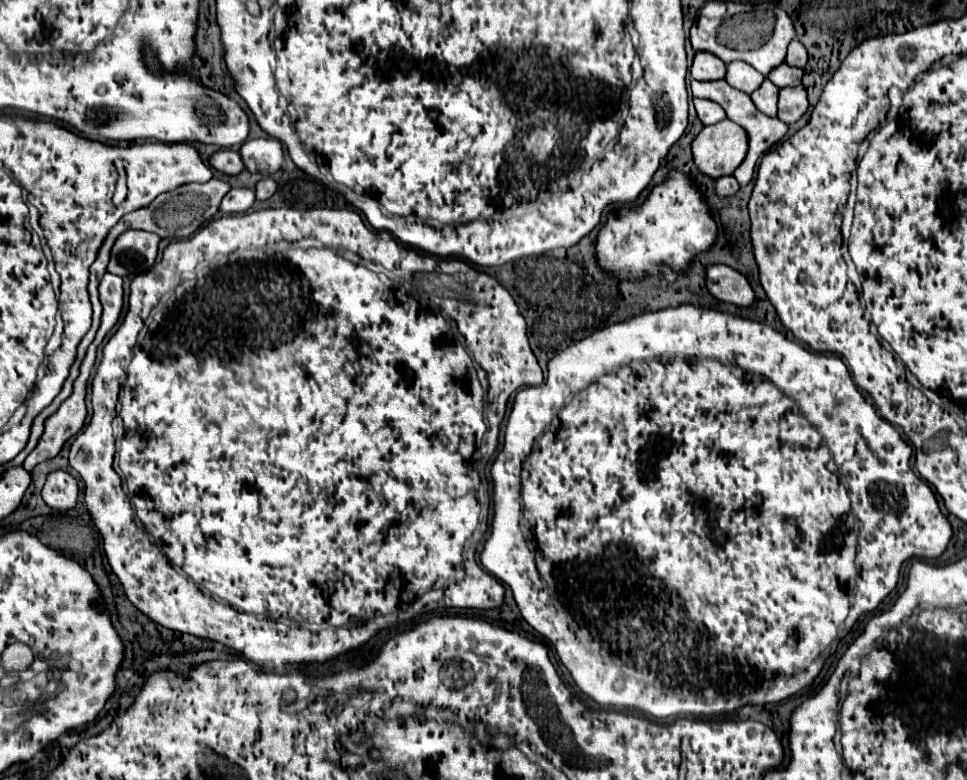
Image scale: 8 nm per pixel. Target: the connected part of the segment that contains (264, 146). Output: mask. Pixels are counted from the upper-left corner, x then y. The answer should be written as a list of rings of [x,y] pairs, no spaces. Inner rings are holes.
[[[274,138],[246,140],[240,148],[240,156],[246,164],[246,170],[260,174],[274,174],[284,164],[282,144]]]

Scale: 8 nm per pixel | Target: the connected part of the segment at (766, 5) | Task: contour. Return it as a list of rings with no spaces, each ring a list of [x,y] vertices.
[[[730,2],[726,18],[714,22],[706,16],[698,16],[690,30],[694,50],[712,52],[726,64],[732,60],[748,62],[764,76],[768,76],[776,66],[786,62],[786,46],[794,38],[796,30],[792,18],[772,2],[762,2],[762,6],[752,2]]]

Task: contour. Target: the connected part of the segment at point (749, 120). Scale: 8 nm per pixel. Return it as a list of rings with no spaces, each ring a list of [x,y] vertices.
[[[692,80],[692,82],[690,82],[690,88],[692,88],[692,94],[694,94],[696,98],[708,98],[708,100],[712,100],[712,102],[718,102],[718,104],[726,110],[726,116],[728,116],[730,120],[734,120],[736,124],[740,124],[740,126],[748,132],[748,138],[750,138],[748,156],[744,158],[744,162],[742,162],[742,164],[736,168],[736,172],[734,172],[734,176],[736,176],[736,180],[740,182],[740,186],[746,186],[746,184],[752,180],[752,174],[754,174],[754,168],[756,168],[758,158],[786,136],[788,124],[784,124],[784,122],[778,120],[778,118],[770,118],[770,116],[766,116],[766,114],[760,114],[760,110],[754,106],[752,98],[750,98],[748,94],[744,94],[744,92],[740,92],[740,90],[736,90],[736,88],[732,88],[726,80],[714,80],[714,82]]]

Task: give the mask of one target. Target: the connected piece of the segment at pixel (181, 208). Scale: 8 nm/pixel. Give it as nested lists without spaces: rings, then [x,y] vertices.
[[[214,178],[212,182],[206,182],[206,184],[184,184],[176,190],[172,190],[172,192],[160,194],[152,204],[148,204],[148,208],[140,208],[140,210],[134,210],[134,212],[126,214],[110,230],[108,238],[104,240],[104,246],[100,248],[100,254],[98,254],[98,258],[96,258],[96,262],[92,264],[92,270],[90,270],[88,290],[98,290],[98,282],[106,272],[106,266],[108,266],[108,260],[110,260],[110,254],[112,254],[112,246],[122,232],[134,228],[134,230],[154,230],[156,234],[160,234],[160,238],[188,238],[196,230],[200,230],[200,226],[204,222],[208,222],[218,212],[220,202],[228,192],[230,192],[230,184],[224,182],[224,180],[218,180],[218,178]]]

